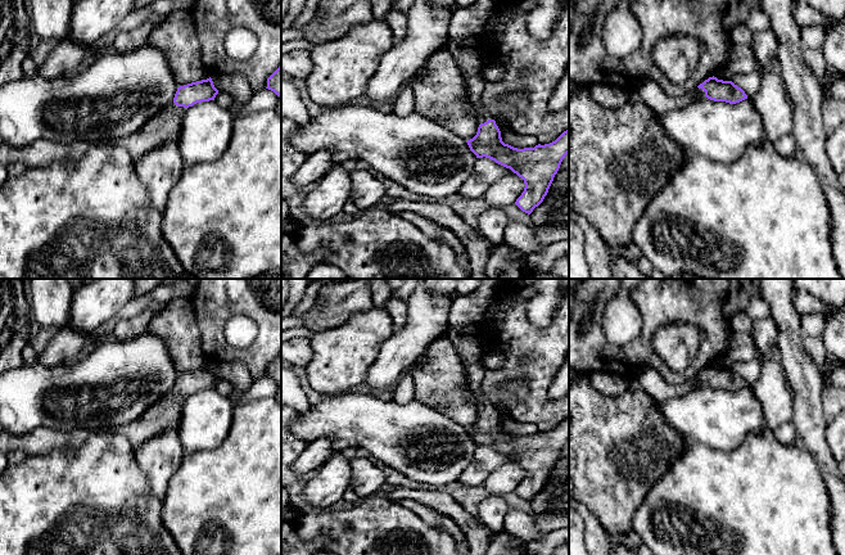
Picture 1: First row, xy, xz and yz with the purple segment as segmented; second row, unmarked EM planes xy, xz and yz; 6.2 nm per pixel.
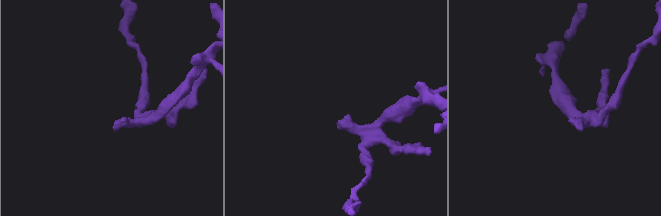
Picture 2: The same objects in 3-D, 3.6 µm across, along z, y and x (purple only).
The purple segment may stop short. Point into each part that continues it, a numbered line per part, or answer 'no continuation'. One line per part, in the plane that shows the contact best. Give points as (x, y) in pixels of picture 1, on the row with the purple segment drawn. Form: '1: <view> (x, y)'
1: xy (165, 126)

